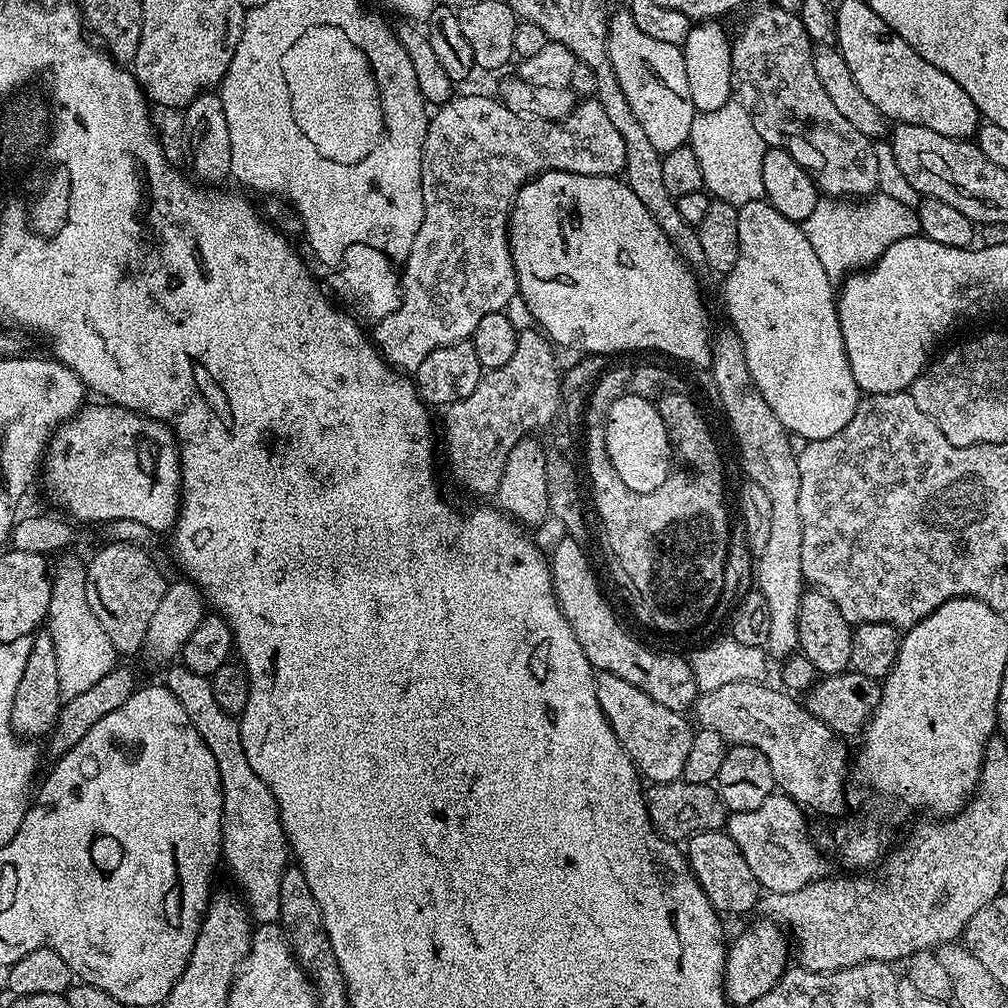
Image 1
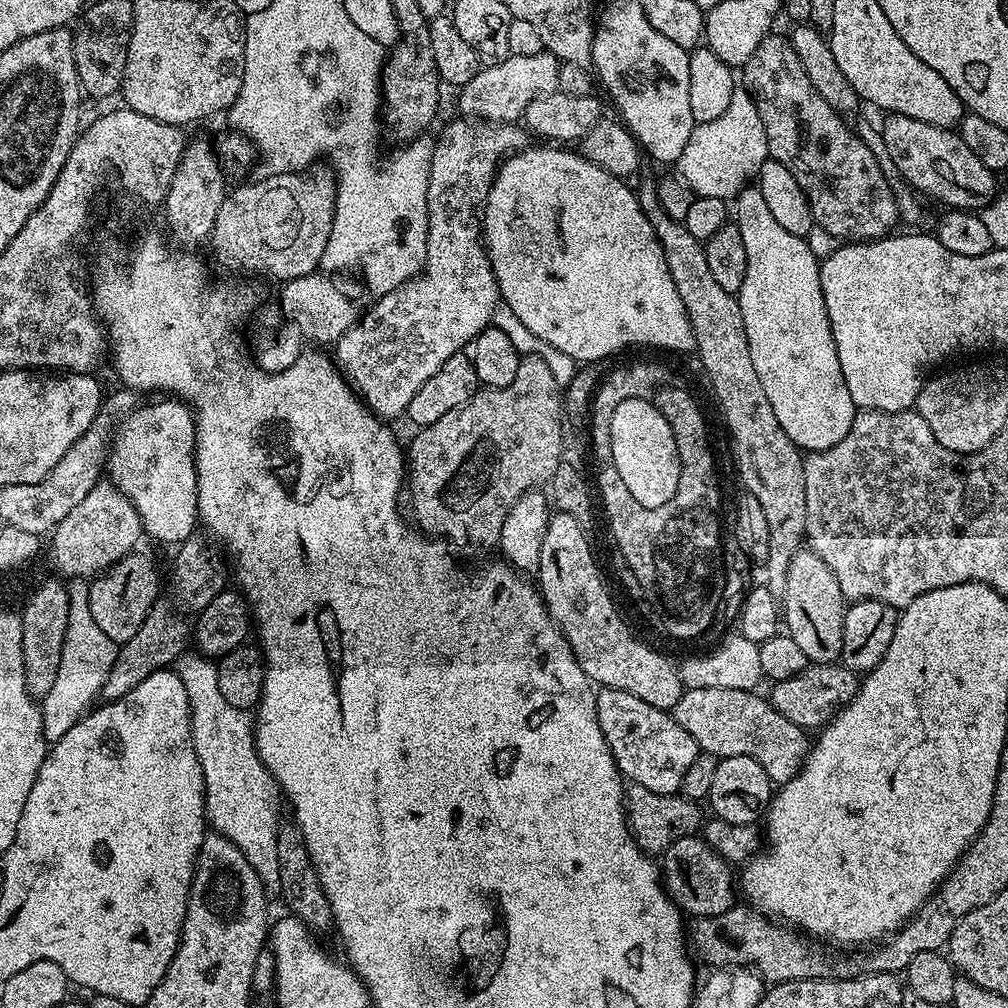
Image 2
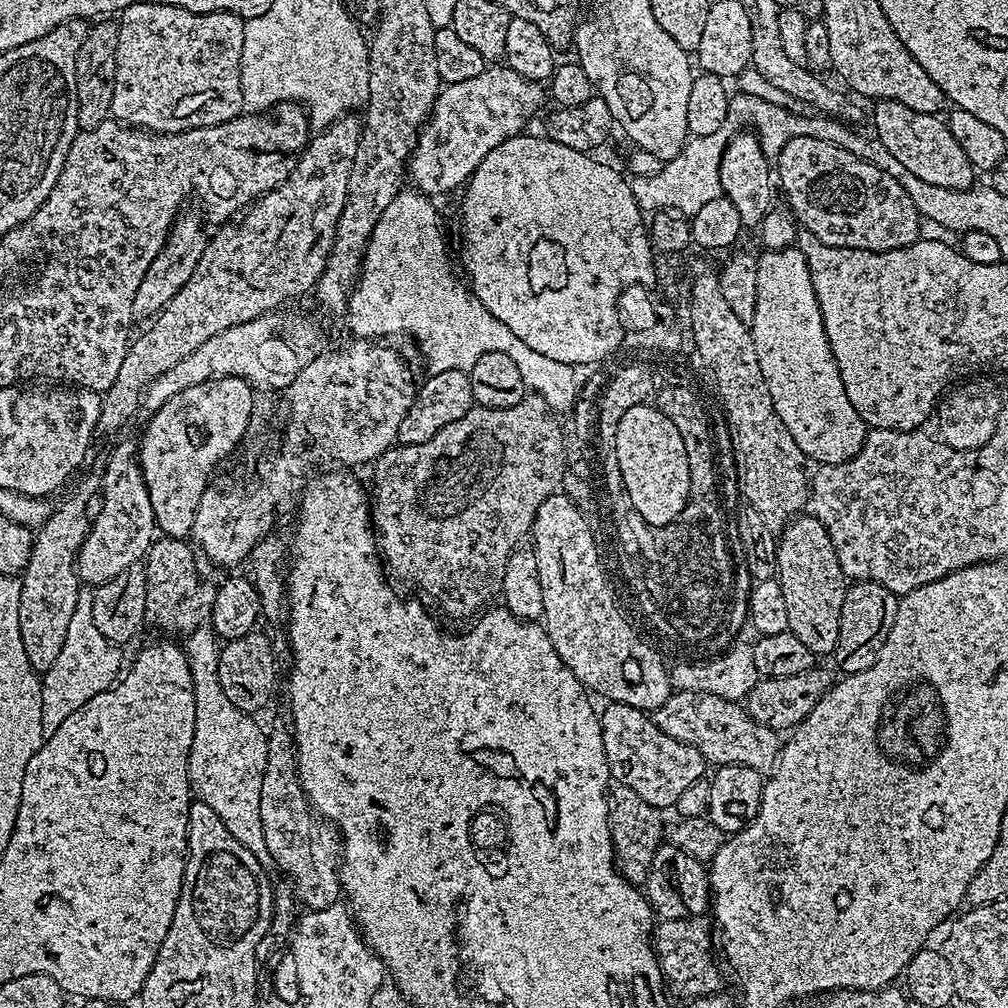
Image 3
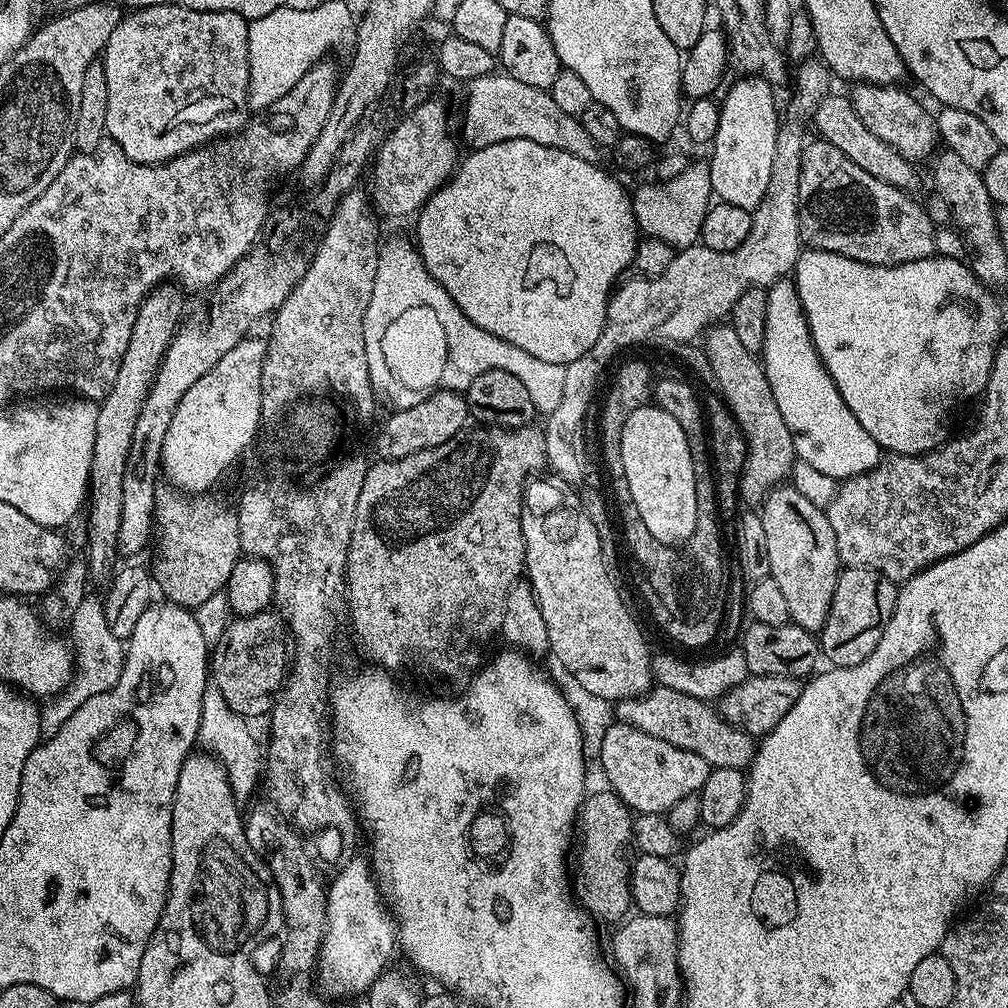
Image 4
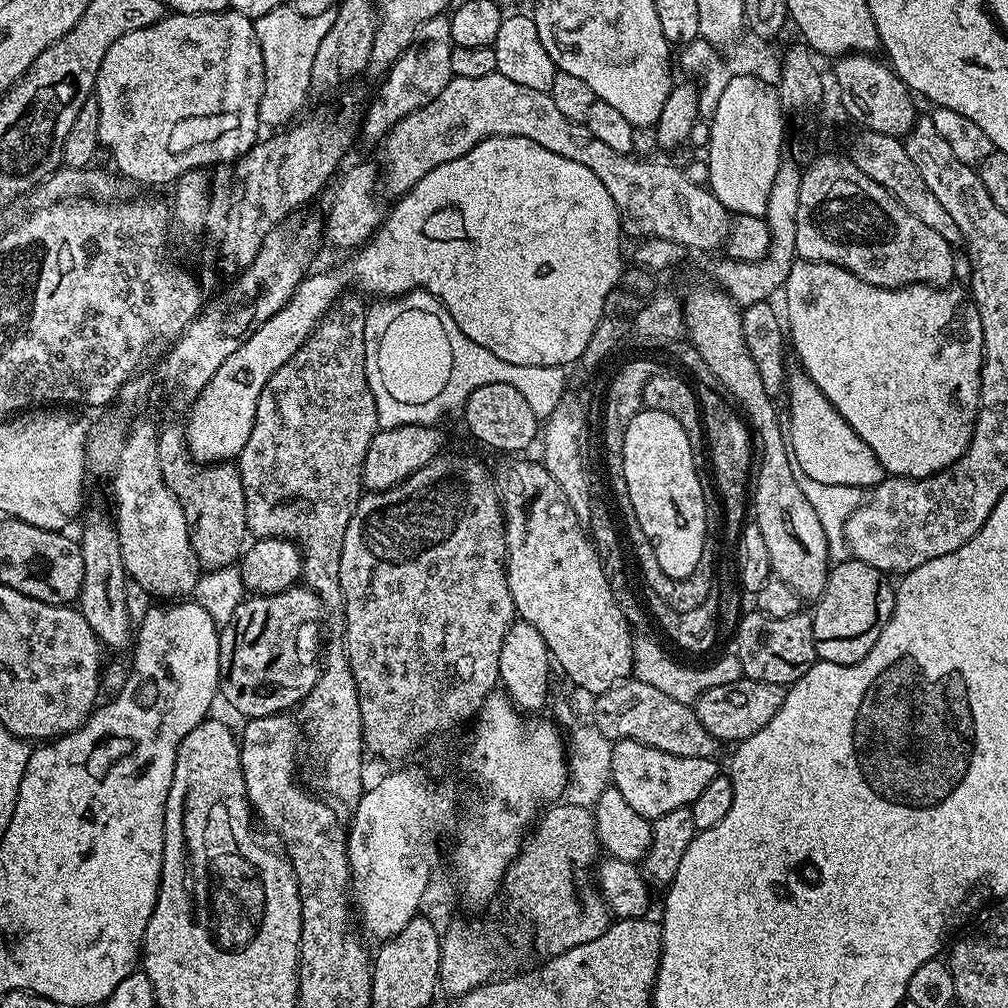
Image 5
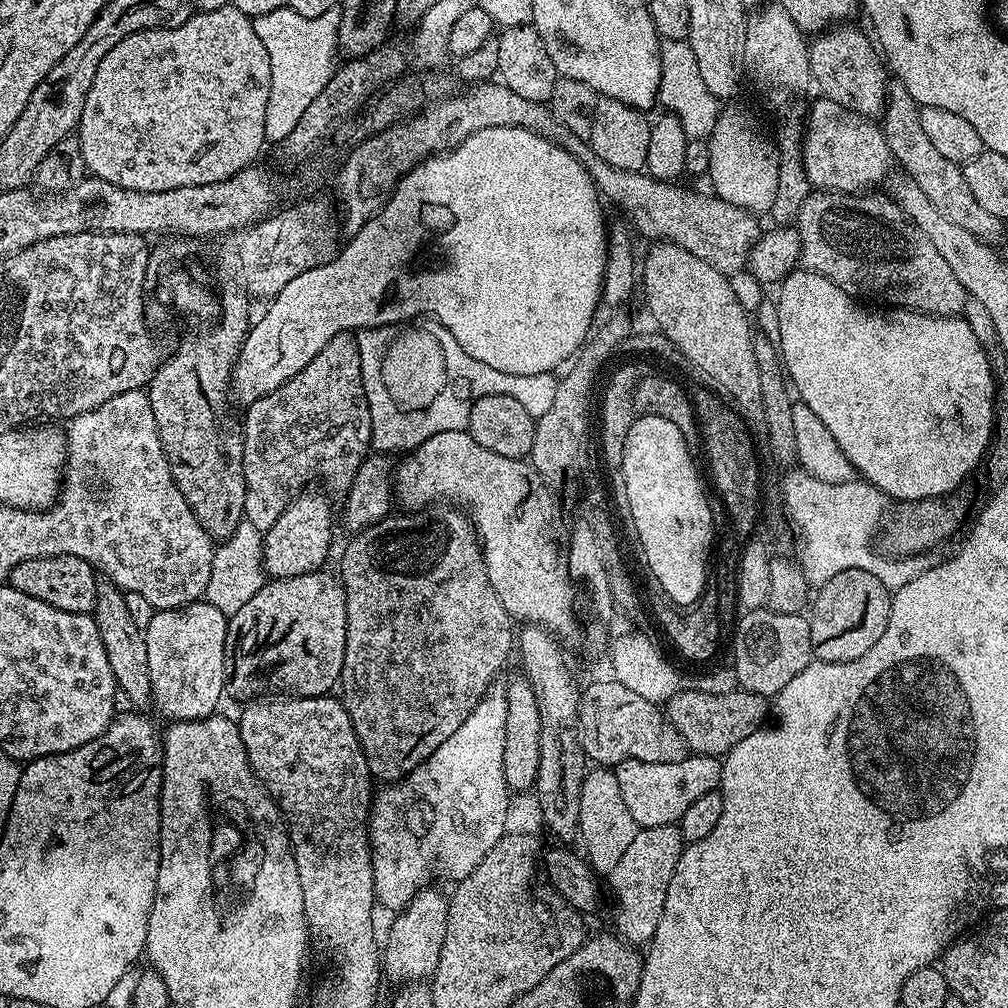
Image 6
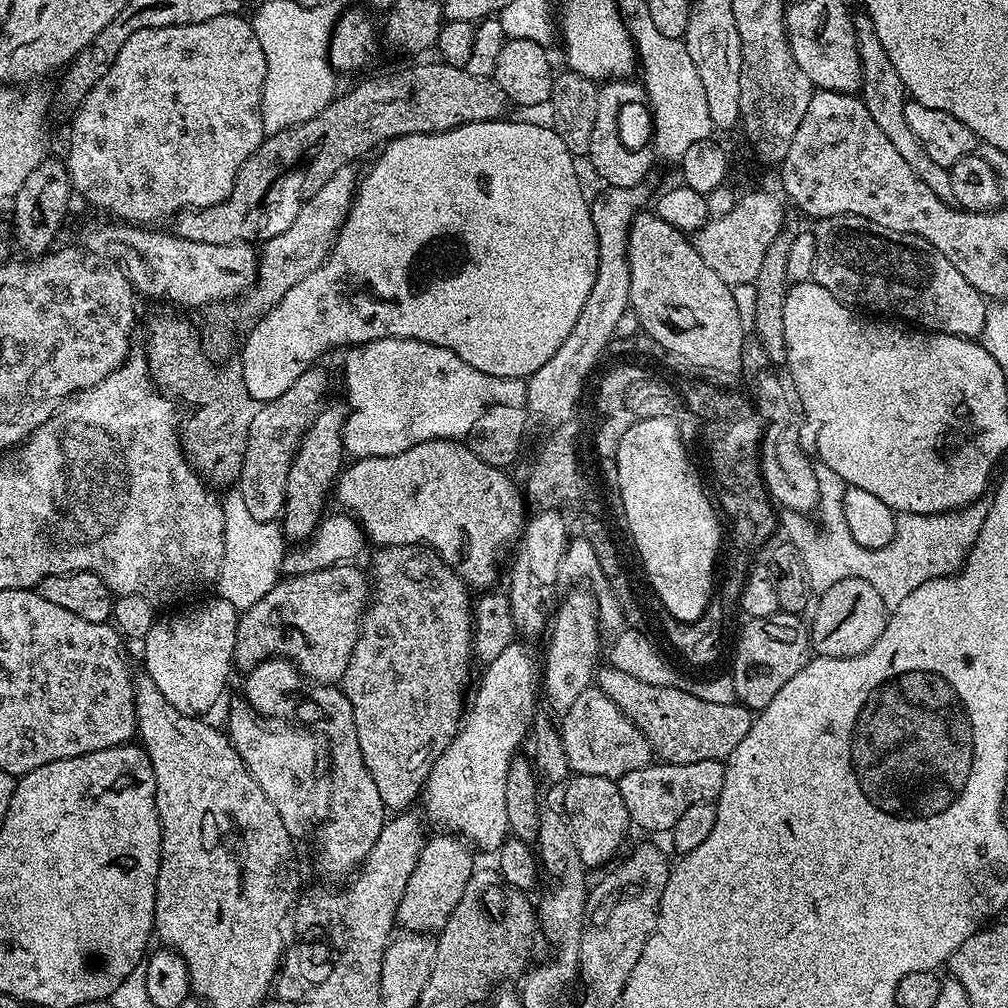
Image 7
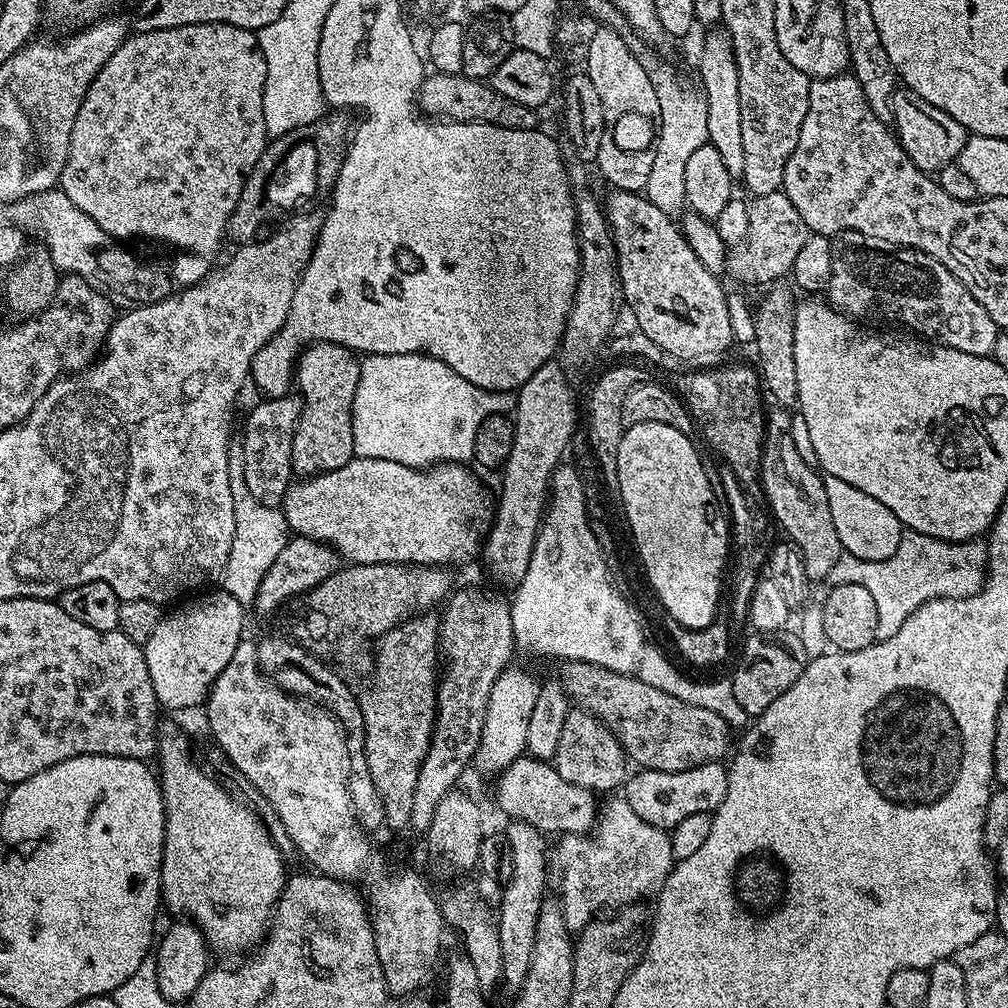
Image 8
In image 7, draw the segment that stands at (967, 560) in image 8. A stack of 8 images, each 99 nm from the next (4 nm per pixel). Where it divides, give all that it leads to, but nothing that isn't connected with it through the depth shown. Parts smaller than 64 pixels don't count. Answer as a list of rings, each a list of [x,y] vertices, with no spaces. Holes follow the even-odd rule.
[[[820,466],[817,467],[818,494],[820,503],[820,529],[808,521],[807,515],[799,512],[785,511],[782,516],[782,528],[788,531],[787,543],[794,545],[804,559],[808,586],[812,590],[823,590],[834,586],[834,582],[842,582],[842,578],[862,578],[862,582],[870,582],[874,591],[882,597],[885,609],[891,610],[899,606],[911,592],[918,590],[922,582],[933,580],[939,576],[953,576],[964,565],[964,559],[970,554],[974,542],[978,538],[978,530],[982,530],[982,522],[986,522],[988,504],[977,502],[968,504],[964,508],[957,508],[954,512],[935,512],[934,514],[914,514],[913,512],[901,512],[896,516],[896,529],[894,530],[892,543],[887,548],[867,548],[859,545],[851,536],[846,518],[844,517],[844,494],[846,485],[842,478],[834,470]]]

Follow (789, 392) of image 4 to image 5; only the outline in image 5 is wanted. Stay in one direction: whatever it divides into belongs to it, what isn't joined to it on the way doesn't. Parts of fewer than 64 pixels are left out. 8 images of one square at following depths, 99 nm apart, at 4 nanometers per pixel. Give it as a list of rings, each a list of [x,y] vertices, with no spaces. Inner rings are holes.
[[[797,374],[791,377],[790,392],[792,388],[792,432],[790,428],[790,451],[802,462],[802,470],[810,474],[818,482],[826,482],[826,486],[854,486],[861,490],[871,490],[885,479],[886,473],[878,458],[872,456],[872,451],[864,446],[862,438],[854,434],[854,430],[846,422],[846,418],[840,416],[840,411],[832,407],[832,403],[814,386],[810,377]]]

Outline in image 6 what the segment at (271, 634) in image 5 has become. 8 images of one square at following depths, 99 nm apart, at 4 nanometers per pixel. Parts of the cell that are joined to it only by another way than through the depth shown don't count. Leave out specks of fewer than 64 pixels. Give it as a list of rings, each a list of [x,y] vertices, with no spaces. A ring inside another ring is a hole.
[[[328,570],[311,572],[310,574],[298,574],[294,578],[282,578],[281,580],[272,578],[264,583],[262,590],[258,590],[258,594],[254,594],[254,598],[250,598],[250,602],[246,602],[246,606],[242,606],[242,610],[238,610],[238,614],[234,614],[229,619],[228,629],[226,630],[226,650],[224,651],[224,687],[229,697],[232,695],[234,699],[244,700],[243,702],[252,702],[257,698],[267,697],[269,694],[326,696],[339,685],[340,675],[342,674],[342,662],[345,658],[346,594],[344,593],[344,586],[339,579],[333,573],[331,576]]]

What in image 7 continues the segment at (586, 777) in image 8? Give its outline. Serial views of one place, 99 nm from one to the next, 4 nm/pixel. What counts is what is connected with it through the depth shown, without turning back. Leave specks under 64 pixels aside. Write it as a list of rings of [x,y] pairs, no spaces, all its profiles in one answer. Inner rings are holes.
[[[595,686],[588,687],[584,693],[579,694],[568,712],[562,716],[562,722],[564,725],[561,723],[558,731],[566,746],[568,767],[573,773],[582,776],[598,775],[619,781],[621,776],[630,774],[630,770],[645,768],[646,765],[653,763],[654,753],[648,745],[648,739],[642,734],[642,730],[638,730],[636,723],[605,692],[601,692]]]

